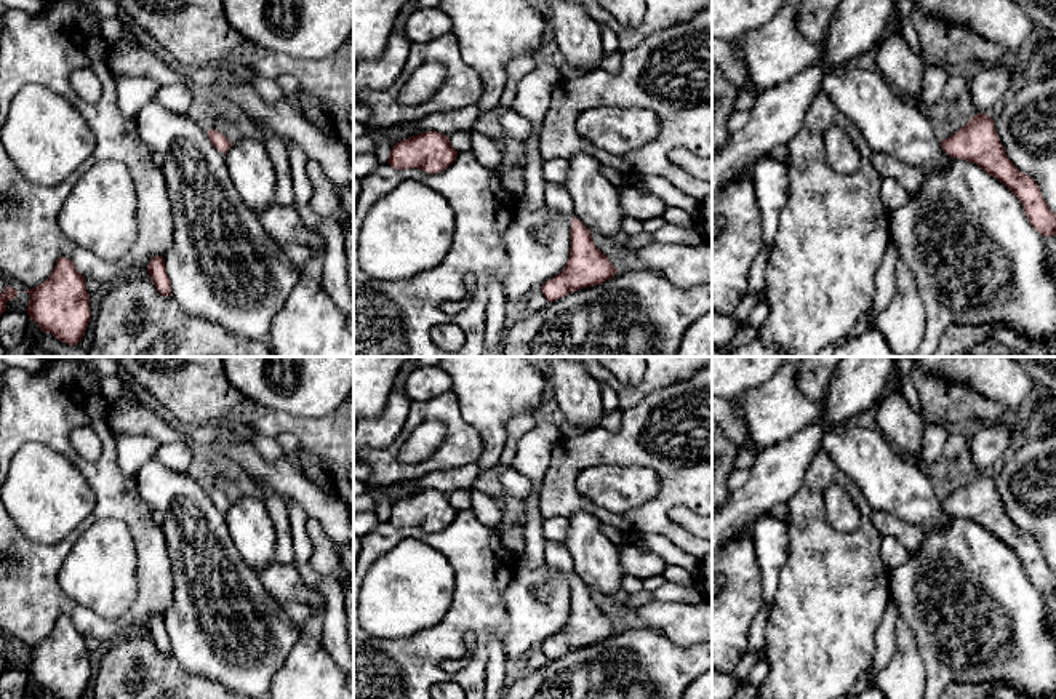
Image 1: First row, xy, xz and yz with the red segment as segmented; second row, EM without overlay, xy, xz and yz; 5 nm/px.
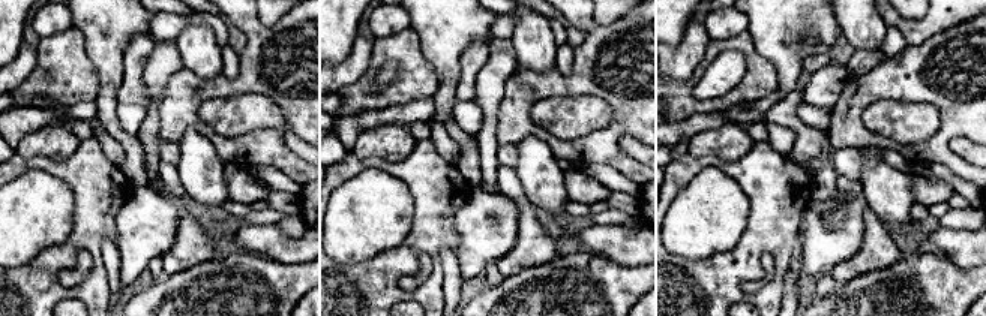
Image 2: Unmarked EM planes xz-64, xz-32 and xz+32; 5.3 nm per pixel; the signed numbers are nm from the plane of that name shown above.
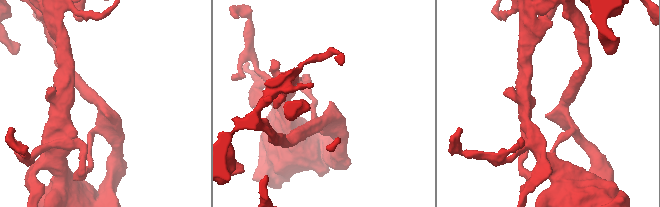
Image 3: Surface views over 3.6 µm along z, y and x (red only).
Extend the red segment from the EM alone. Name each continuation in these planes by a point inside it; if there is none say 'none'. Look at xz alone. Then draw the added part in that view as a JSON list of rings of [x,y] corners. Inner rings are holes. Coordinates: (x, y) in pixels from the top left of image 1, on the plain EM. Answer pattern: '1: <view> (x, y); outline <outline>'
1: xz (557, 555); outline [[[546,542],[546,565],[560,569],[570,577],[574,576],[571,553],[562,544]]]

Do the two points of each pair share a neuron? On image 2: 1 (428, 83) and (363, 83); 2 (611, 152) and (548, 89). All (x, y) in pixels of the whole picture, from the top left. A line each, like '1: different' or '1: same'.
1: same
2: same

